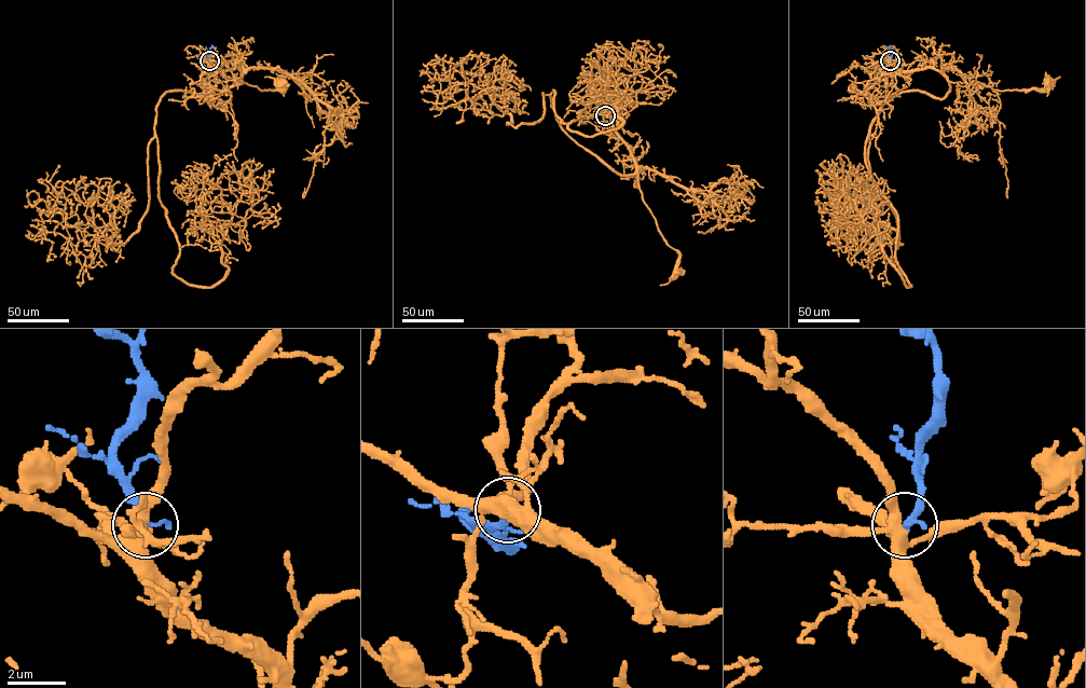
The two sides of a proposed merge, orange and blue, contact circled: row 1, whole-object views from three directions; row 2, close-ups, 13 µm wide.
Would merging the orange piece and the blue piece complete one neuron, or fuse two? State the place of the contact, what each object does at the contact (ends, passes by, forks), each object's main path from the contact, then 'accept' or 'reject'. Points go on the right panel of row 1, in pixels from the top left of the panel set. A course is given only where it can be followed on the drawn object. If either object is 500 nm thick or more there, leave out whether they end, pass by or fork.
(890, 60) | orange forks | blue ends | orange via (890, 60), (897, 69), (931, 68), (949, 81), (993, 90), (1039, 88), (1048, 86), (1048, 83) | blue via (890, 60), (890, 47) | accept

